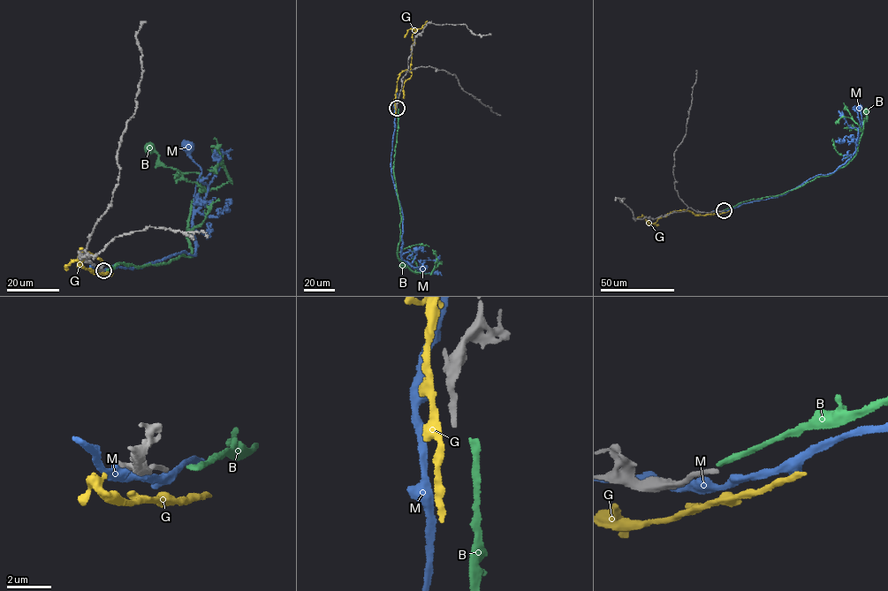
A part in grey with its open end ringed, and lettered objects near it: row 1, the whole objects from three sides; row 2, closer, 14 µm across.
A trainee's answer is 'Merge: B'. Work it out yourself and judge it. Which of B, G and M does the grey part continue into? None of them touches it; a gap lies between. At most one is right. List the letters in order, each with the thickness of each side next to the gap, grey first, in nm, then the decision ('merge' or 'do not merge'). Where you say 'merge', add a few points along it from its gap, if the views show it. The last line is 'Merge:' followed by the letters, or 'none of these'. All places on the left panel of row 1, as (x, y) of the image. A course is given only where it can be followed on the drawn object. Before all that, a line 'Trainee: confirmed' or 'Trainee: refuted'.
Trainee: refuted
B: 220/240 nm | do not merge
G: 220/440 nm | do not merge
M: 220/320 nm | do not merge
Merge: none of these

